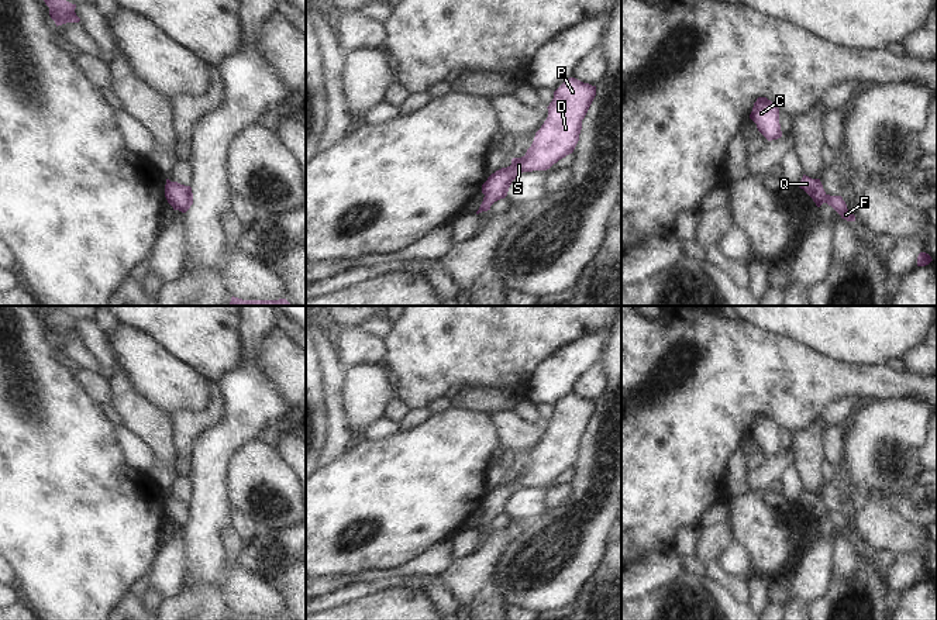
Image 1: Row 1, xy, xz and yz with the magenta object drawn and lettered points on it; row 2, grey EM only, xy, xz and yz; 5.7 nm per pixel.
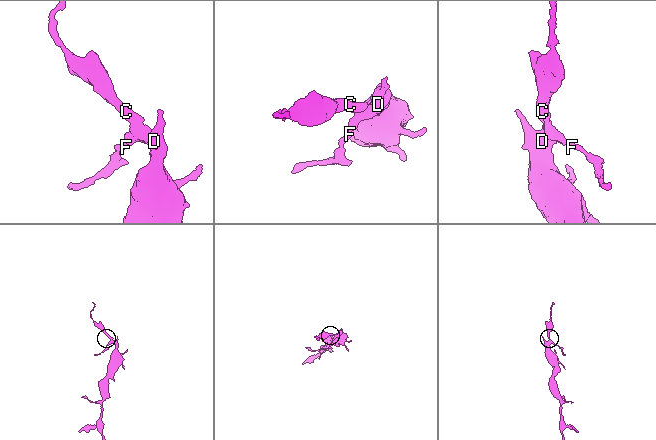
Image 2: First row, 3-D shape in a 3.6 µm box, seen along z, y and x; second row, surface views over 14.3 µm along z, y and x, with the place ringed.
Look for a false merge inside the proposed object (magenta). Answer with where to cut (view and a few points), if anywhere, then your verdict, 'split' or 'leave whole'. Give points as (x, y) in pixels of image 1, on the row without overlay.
no cut | leave whole

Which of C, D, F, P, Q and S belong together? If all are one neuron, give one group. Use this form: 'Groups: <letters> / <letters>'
Groups: C D F P Q S

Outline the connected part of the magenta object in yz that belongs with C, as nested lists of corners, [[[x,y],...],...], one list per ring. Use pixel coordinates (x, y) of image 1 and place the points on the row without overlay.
[[[758,413],[754,418],[750,434],[757,440],[758,447],[768,455],[782,452],[779,440],[779,424],[767,413]]]

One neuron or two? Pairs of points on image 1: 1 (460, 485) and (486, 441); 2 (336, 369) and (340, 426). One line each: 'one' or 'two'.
1: one
2: one

